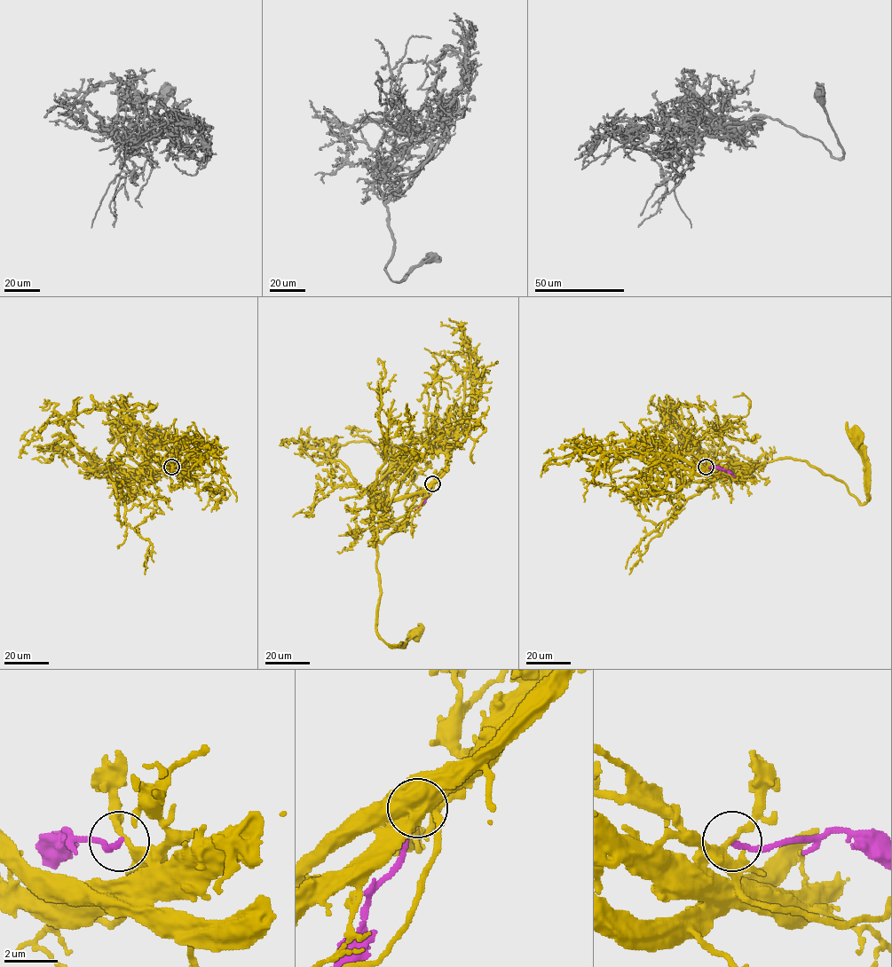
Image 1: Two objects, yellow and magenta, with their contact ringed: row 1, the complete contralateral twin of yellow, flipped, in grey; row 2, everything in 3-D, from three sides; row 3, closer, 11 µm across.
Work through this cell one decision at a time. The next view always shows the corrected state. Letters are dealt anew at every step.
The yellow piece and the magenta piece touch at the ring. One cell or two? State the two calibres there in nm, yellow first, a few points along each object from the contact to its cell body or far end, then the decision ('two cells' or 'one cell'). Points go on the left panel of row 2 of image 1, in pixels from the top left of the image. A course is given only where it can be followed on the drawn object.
200 nm thick on the yellow side, 200 nm on the other; yellow runs (171, 467), (124, 471), (111, 464), (115, 458), (119, 504), (137, 492), (146, 459), (157, 446), (154, 437); magenta runs (171, 467), (167, 467), (153, 475); two cells

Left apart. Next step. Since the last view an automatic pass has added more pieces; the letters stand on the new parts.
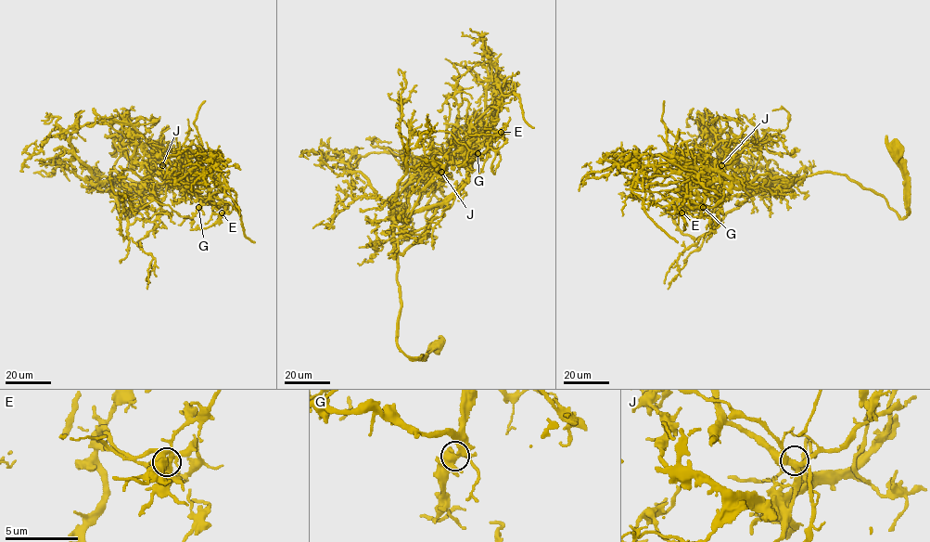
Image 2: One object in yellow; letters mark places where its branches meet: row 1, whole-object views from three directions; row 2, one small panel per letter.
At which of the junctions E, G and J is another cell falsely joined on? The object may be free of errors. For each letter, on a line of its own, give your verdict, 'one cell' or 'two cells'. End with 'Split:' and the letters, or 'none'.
E: two cells
G: one cell
J: one cell
Split: E

